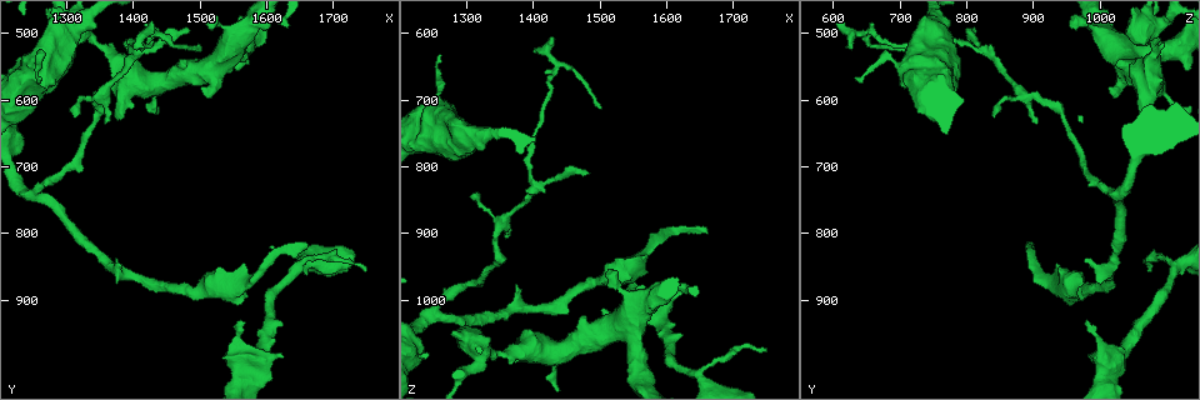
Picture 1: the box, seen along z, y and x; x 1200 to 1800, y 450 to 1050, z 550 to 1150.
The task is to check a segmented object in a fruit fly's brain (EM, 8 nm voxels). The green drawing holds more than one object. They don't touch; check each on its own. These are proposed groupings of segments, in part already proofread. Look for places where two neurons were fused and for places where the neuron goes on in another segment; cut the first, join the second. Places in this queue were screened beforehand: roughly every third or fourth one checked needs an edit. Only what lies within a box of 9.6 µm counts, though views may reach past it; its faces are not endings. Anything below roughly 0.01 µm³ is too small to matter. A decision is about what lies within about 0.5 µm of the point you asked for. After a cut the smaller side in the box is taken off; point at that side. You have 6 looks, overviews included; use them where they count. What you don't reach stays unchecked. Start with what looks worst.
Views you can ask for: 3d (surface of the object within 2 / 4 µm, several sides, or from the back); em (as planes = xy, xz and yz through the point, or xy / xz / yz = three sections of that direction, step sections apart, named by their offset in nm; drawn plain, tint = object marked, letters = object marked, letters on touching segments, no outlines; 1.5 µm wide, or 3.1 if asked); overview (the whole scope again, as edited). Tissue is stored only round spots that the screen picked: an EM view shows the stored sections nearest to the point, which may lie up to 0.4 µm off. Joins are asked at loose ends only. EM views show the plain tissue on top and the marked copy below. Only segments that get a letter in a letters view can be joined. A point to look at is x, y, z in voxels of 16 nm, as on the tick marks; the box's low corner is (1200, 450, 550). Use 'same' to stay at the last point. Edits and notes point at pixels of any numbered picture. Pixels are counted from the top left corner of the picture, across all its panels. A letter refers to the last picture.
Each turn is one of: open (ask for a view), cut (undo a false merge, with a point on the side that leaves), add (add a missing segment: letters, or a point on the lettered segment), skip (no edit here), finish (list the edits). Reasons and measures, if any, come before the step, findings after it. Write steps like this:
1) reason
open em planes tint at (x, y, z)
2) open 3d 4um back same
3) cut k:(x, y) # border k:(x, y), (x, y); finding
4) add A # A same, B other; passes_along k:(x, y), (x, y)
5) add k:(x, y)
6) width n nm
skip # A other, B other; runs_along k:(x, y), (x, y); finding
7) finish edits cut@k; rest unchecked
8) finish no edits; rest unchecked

thin end
open 3d 4um at (1500, 520, 715)

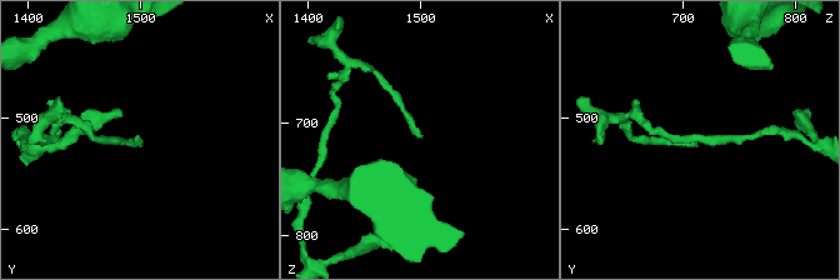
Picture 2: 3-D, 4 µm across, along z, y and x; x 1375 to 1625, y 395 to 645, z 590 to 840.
open em planes letters at (1504, 520, 714)

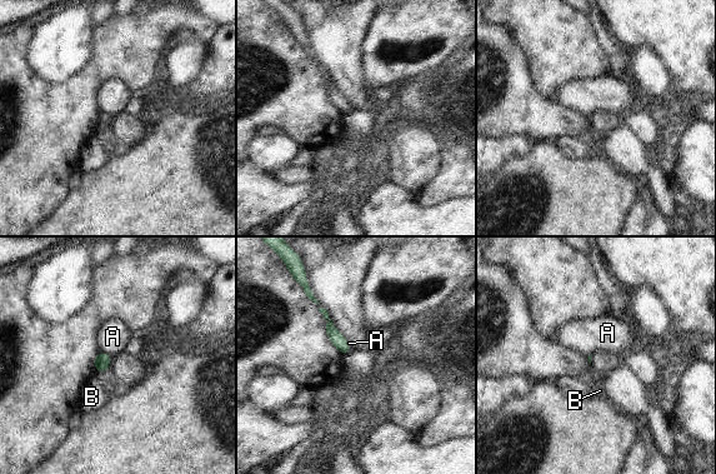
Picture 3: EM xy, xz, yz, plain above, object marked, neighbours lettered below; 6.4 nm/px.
longest_contact A 100 nm
skip # A other, B other; border 3:(99, 350), (104, 350), (111, 357); none of them fits

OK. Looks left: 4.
thick turns thin
open 3d 4um at (1430, 605, 1110)

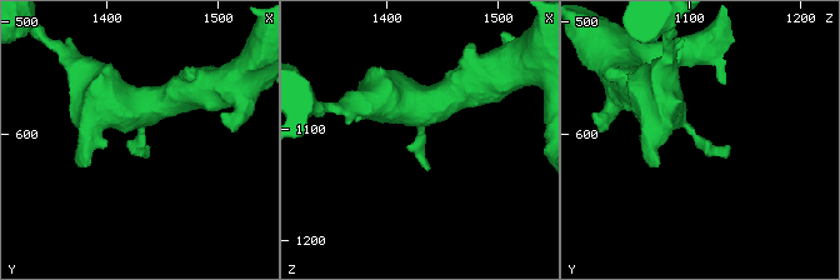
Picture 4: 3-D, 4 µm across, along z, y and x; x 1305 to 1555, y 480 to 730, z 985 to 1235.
open em planes letters at (1434, 604, 1110)

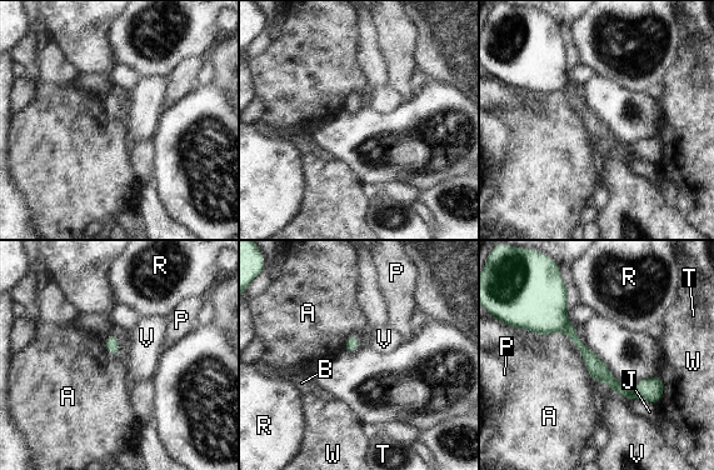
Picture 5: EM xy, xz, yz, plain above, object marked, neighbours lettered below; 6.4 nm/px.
skip # A other, B other, J other, P other, R other, T other, V other, W other; border 5:(608, 386), (628, 399); continuous, no second neuron

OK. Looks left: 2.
open 3d 4um back at (1525, 570, 1040)

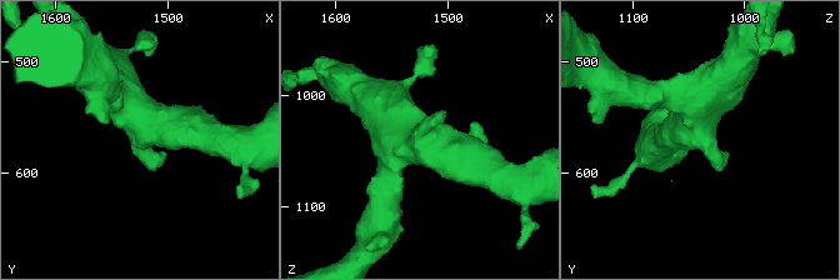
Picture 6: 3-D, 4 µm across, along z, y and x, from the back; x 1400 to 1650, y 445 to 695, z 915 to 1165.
arms 4; need the tissue
open em planes letters at (1522, 572, 1034)

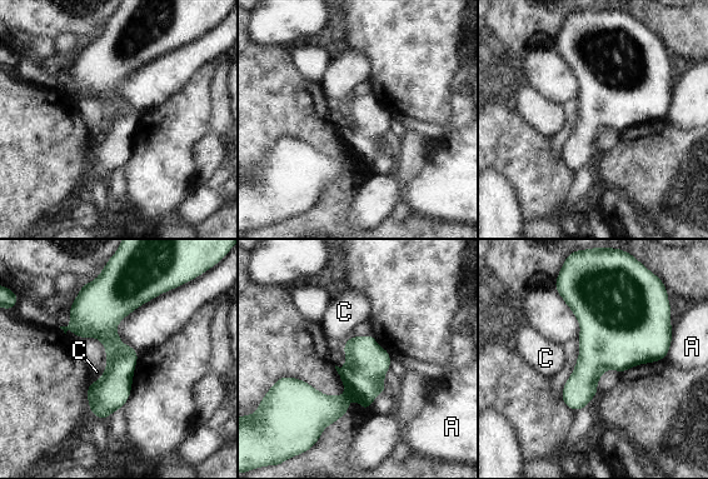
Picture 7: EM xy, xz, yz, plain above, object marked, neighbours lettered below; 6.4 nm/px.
skip # A other, C other; runs_along 7:(114, 287), (114, 387), (100, 415); all the same neuron

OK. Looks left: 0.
finish no edits; rest unchecked

